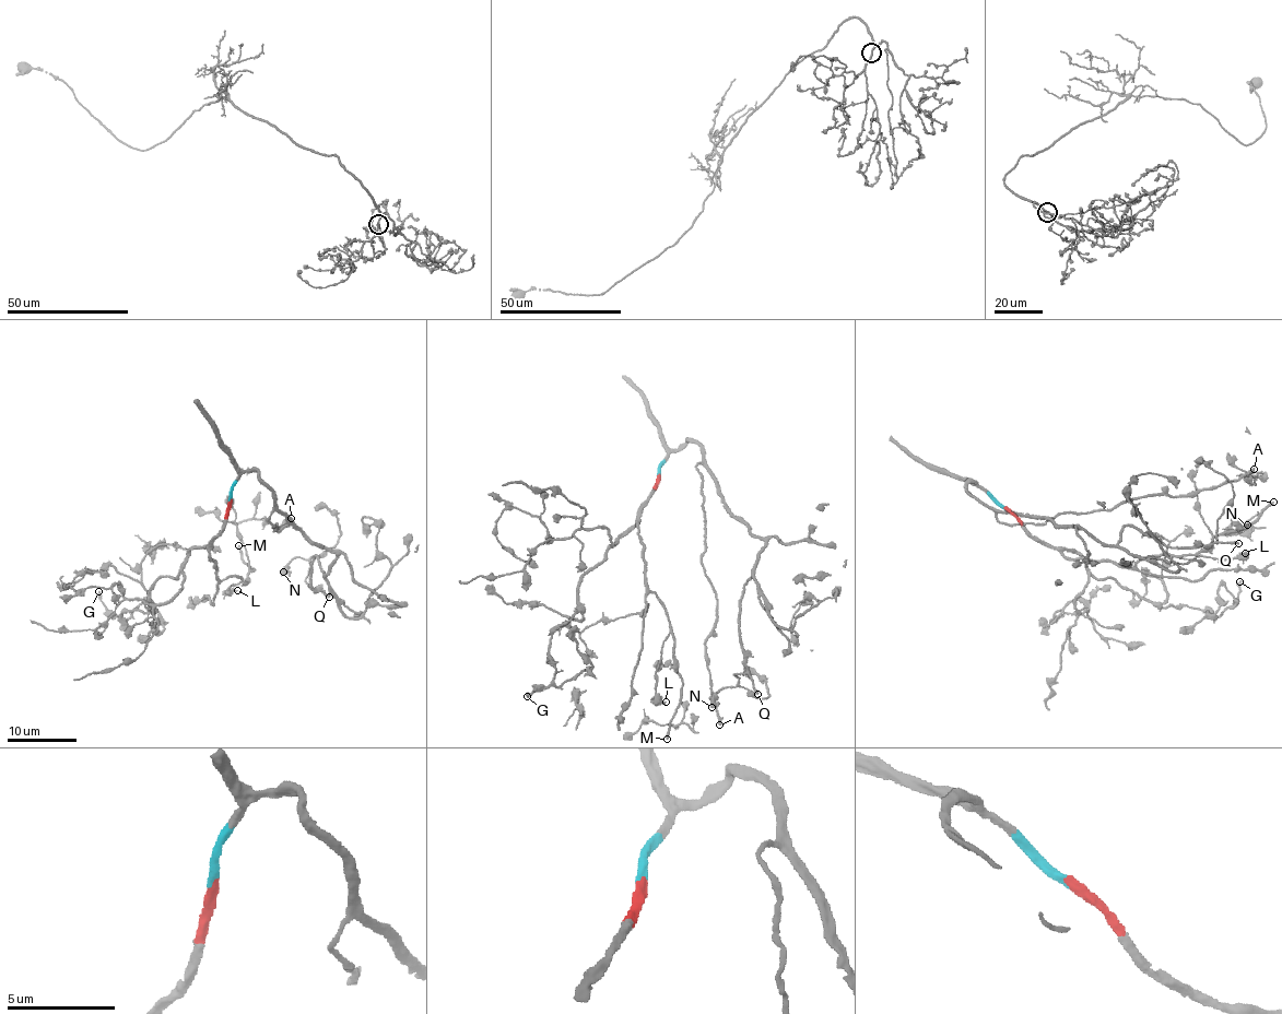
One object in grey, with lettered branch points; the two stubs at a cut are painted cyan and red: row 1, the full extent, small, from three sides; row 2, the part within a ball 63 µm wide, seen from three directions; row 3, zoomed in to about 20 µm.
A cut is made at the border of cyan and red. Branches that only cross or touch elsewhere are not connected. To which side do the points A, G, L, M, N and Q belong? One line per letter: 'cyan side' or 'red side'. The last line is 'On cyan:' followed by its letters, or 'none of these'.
A: cyan side
G: red side
L: red side
M: red side
N: cyan side
Q: cyan side
On cyan: A, N, Q

